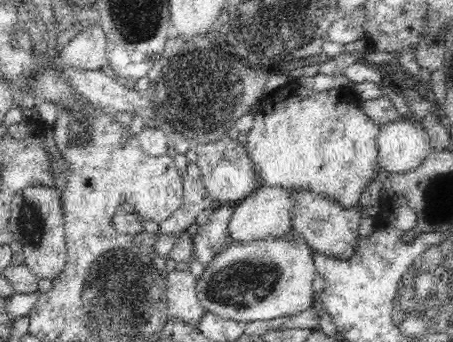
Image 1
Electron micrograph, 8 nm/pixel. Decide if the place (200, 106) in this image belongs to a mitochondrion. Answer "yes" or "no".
yes

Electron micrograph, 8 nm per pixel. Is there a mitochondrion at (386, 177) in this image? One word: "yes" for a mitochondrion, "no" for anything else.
no

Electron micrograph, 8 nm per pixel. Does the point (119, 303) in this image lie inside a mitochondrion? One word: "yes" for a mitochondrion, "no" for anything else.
yes

